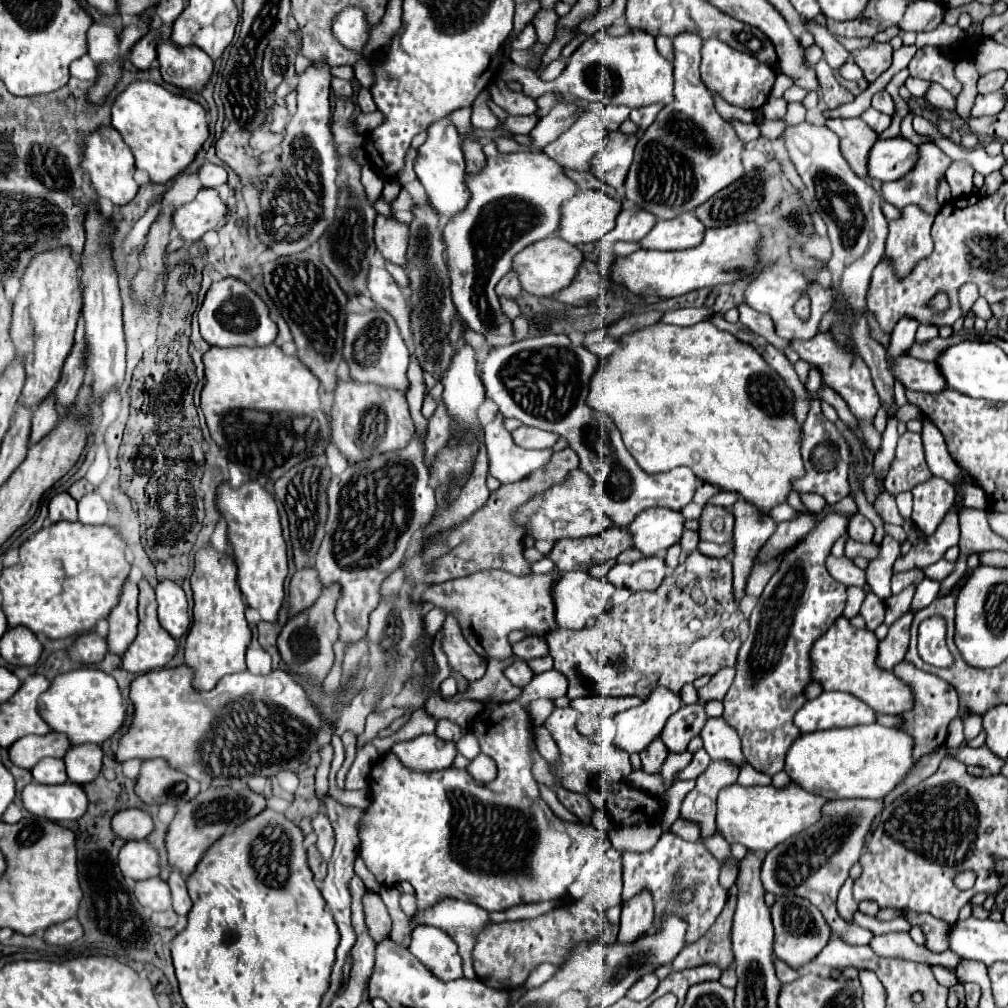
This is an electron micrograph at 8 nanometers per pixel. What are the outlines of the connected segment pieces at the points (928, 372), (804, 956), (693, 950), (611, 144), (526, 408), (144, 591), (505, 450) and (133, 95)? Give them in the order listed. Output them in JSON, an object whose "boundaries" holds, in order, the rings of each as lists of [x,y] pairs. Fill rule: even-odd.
{"boundaries":[[[[902,356],[890,364],[890,370],[896,380],[900,380],[906,388],[928,392],[928,394],[940,394],[948,388],[946,378],[936,368],[936,362],[918,360],[912,356]]],[[[794,894],[776,898],[770,912],[774,922],[774,956],[784,960],[792,970],[800,972],[822,952],[822,948],[830,940],[832,930],[824,916],[820,914],[820,910],[812,906],[812,902],[808,902],[806,898],[796,898]]],[[[730,896],[718,920],[716,920],[716,924],[712,926],[712,930],[708,930],[708,934],[704,934],[704,938],[700,938],[700,942],[686,946],[674,958],[672,970],[694,968],[694,966],[708,964],[708,962],[714,962],[724,970],[726,966],[730,966],[734,962],[732,946],[730,946],[730,928],[733,923],[734,906],[736,906],[736,898]]],[[[618,130],[610,132],[608,146],[594,158],[594,174],[608,186],[620,190],[632,164],[636,142],[638,138],[634,134],[622,134]]],[[[544,334],[536,338],[524,338],[506,346],[496,346],[488,352],[484,362],[480,364],[480,380],[486,388],[486,396],[494,400],[500,408],[500,412],[506,418],[518,418],[526,426],[534,426],[540,430],[556,432],[560,438],[568,442],[568,446],[578,454],[580,458],[580,470],[588,474],[594,480],[592,496],[598,500],[598,504],[604,508],[604,512],[610,516],[614,526],[622,528],[628,526],[640,512],[648,508],[672,508],[682,510],[686,506],[686,500],[692,498],[696,490],[696,476],[688,468],[674,468],[670,472],[662,474],[646,474],[636,460],[628,454],[626,446],[622,444],[620,432],[614,426],[610,416],[602,416],[596,410],[588,406],[588,392],[592,376],[598,372],[600,358],[592,354],[584,346],[576,346],[570,342],[564,334]]],[[[140,580],[138,582],[140,588],[140,598],[138,598],[138,616],[140,616],[140,624],[138,624],[138,636],[134,638],[134,642],[128,646],[128,650],[122,656],[122,666],[128,672],[134,674],[144,674],[144,672],[152,672],[158,668],[164,668],[176,654],[176,642],[174,638],[160,626],[158,616],[156,616],[156,596],[154,596],[154,588],[146,582]]],[[[502,414],[484,426],[484,444],[488,448],[490,474],[502,484],[530,476],[532,472],[544,468],[552,458],[552,450],[526,450],[514,444],[510,432],[504,428]]],[[[132,82],[112,104],[112,126],[132,146],[136,168],[146,170],[152,182],[164,184],[180,174],[208,138],[204,108],[154,82]]]]}

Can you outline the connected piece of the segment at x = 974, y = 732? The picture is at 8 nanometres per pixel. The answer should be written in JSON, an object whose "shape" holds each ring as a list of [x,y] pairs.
{"shape":[[[964,712],[962,714],[962,720],[964,720],[966,740],[972,740],[974,736],[978,736],[978,732],[982,730],[982,716],[980,714],[974,714],[974,712]]]}

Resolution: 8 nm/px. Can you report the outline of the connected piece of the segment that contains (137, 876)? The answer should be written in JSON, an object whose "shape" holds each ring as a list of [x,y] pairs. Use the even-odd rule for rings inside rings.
{"shape":[[[146,840],[126,842],[120,850],[118,864],[122,874],[134,880],[148,880],[160,876],[160,854]]]}

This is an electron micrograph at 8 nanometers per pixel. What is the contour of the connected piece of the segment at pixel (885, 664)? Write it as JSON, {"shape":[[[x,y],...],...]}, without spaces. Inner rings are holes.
{"shape":[[[908,610],[904,616],[900,616],[888,630],[886,638],[880,642],[878,648],[878,666],[892,670],[896,662],[904,660],[904,654],[908,650],[910,640],[910,624],[914,620],[914,610]]]}

